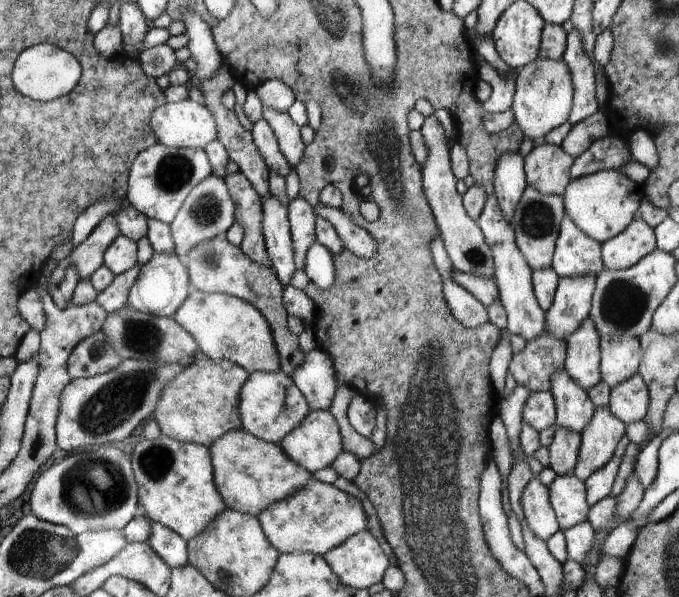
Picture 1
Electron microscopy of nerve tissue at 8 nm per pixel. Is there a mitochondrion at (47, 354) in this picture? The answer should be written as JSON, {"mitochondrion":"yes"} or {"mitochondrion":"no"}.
{"mitochondrion":"no"}

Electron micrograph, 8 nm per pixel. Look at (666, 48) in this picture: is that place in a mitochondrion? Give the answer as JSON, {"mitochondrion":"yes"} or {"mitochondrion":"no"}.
{"mitochondrion":"yes"}

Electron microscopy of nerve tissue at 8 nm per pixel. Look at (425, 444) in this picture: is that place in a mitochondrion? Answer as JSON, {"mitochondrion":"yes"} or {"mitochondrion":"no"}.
{"mitochondrion":"yes"}

